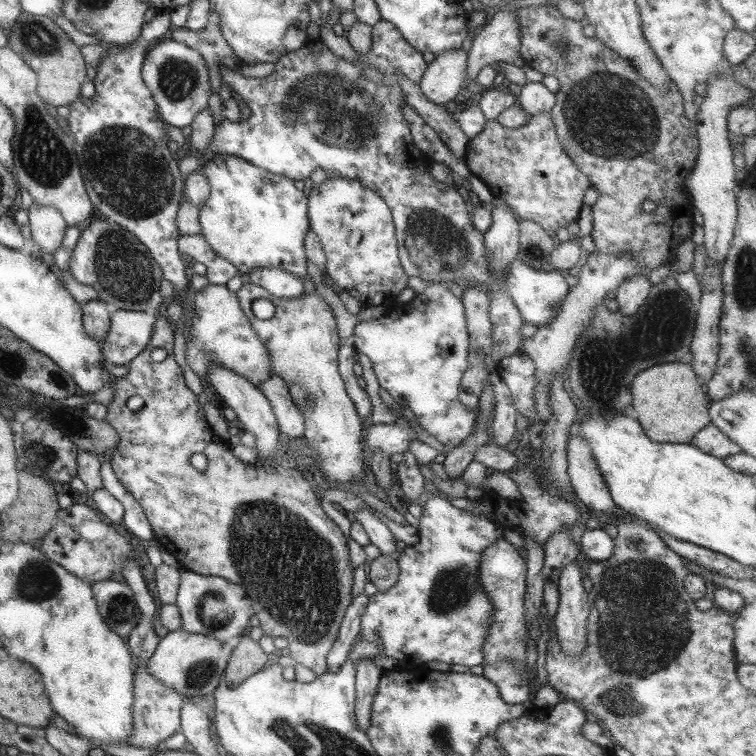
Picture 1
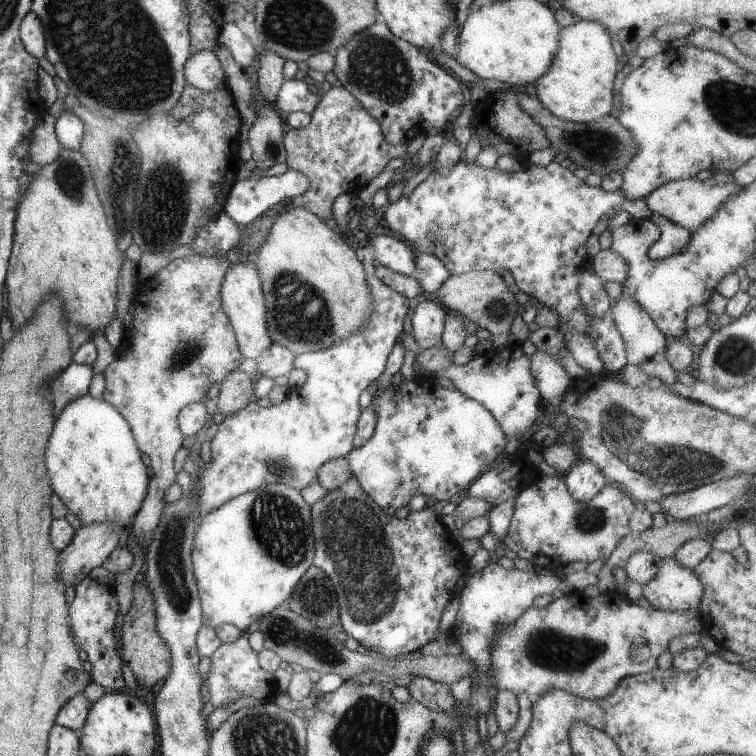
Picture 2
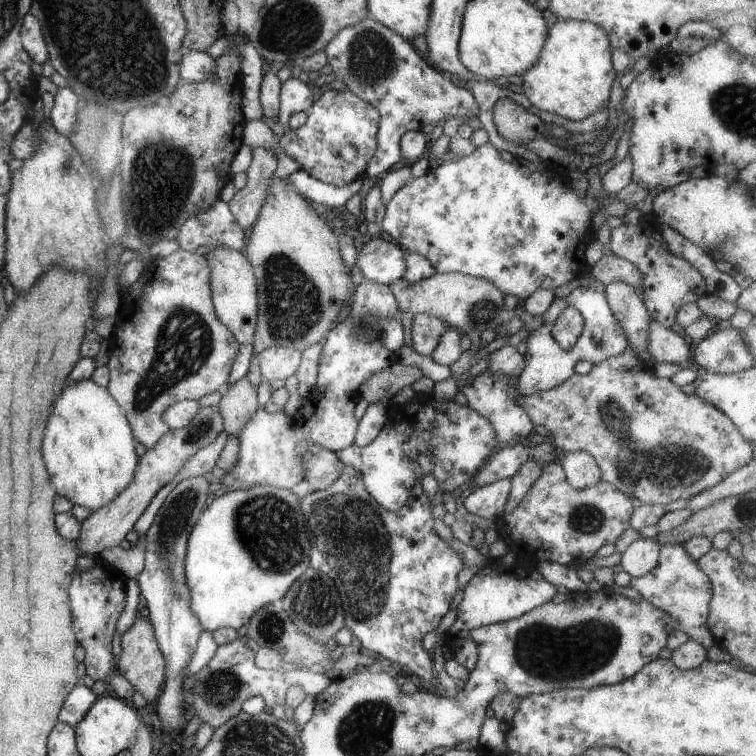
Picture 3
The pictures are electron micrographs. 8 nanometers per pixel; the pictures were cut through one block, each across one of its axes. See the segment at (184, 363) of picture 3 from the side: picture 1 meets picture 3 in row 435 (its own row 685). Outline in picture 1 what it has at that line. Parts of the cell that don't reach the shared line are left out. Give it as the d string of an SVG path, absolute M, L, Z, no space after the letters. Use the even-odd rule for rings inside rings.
M143 663L133 668L133 704L132 713L133 727L127 735L125 744L135 748L155 748L159 742L167 740L171 734L180 728L180 708L183 702L182 695L173 689L163 686L157 679L153 678Z

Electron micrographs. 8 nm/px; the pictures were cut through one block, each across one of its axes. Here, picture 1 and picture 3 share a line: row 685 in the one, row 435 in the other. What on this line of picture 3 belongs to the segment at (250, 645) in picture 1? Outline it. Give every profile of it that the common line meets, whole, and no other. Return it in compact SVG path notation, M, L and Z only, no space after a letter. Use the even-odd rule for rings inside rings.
M244 375L228 386L217 406L222 416L223 430L227 435L237 437L241 432L239 428L247 424L260 404L257 402L256 388Z

